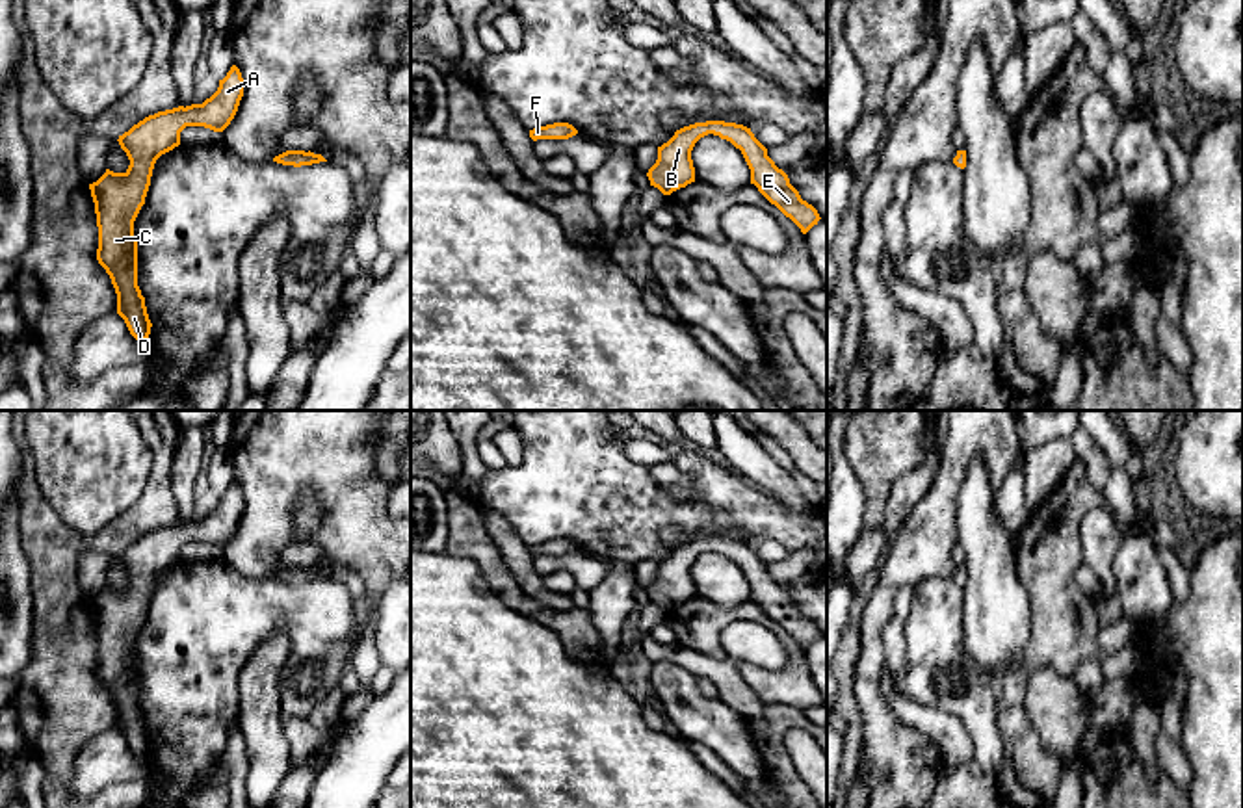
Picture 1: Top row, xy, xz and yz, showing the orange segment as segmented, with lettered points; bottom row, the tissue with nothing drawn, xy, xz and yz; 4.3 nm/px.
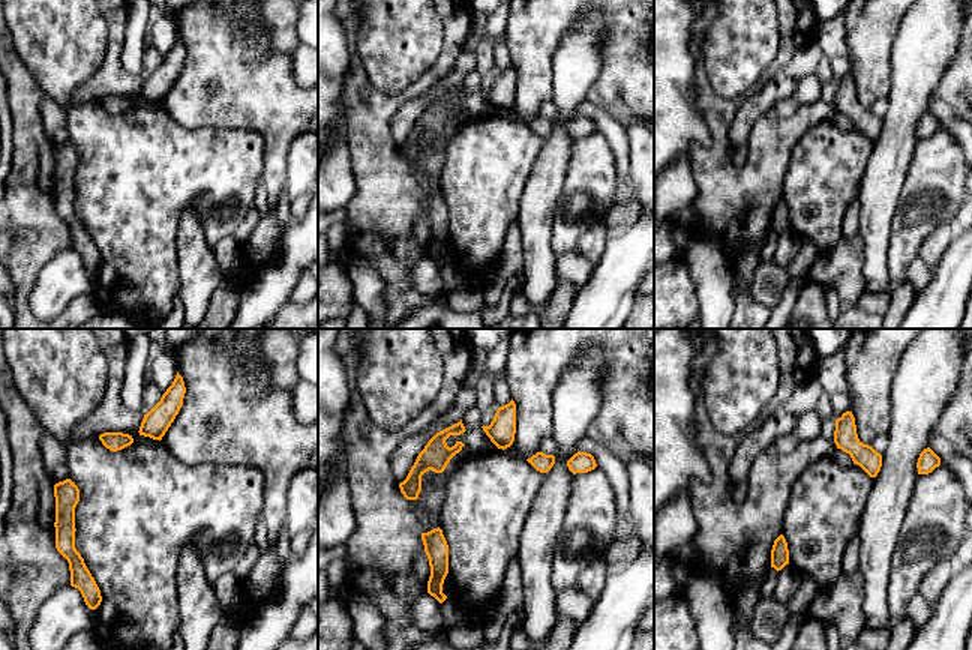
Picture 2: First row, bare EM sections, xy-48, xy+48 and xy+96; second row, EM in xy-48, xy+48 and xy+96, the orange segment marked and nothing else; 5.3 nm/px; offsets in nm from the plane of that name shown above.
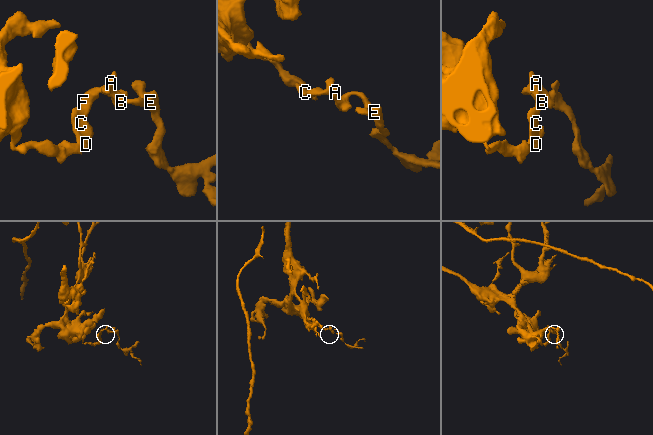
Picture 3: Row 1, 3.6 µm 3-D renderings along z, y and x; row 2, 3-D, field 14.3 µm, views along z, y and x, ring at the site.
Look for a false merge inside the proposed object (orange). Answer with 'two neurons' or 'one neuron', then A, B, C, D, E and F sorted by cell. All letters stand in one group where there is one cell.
one neuron; groups A B C D E F

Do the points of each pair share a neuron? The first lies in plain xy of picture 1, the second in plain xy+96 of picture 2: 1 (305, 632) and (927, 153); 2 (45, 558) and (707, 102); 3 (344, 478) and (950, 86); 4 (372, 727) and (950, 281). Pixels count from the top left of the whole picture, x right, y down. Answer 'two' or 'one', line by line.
1: one
2: one
3: one
4: one

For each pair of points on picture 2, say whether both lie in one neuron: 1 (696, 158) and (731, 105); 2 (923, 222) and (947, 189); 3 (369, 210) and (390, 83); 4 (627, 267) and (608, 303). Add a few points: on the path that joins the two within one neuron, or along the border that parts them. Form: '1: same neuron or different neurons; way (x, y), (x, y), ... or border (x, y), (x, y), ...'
1: same neuron; way (711, 150), (719, 143), (719, 120)
2: same neuron; way (923, 215), (939, 197)
3: different neurons; border (365, 68), (387, 93), (420, 77)
4: same neuron; way (618, 276), (608, 294)

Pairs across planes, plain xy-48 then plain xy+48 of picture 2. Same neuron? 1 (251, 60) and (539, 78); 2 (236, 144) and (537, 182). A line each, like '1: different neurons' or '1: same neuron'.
1: same neuron
2: different neurons

